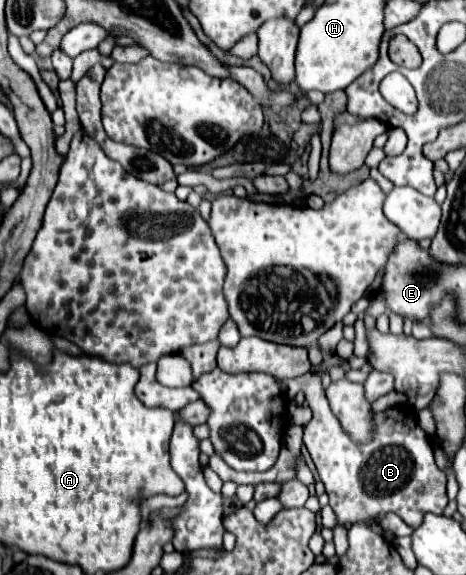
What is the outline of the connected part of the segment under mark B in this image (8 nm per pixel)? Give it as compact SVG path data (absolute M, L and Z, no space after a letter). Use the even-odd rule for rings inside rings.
M308 372L300 378L280 380L280 390L284 390L286 396L304 392L306 402L312 408L312 420L304 426L304 444L316 464L320 480L326 486L330 506L338 520L338 524L332 528L338 558L348 550L344 522L370 520L378 514L396 512L408 526L418 528L426 512L444 512L448 504L446 476L438 470L430 438L418 426L416 412L410 406L392 406L374 414L374 438L370 442L354 442L330 410L322 388L322 378L318 374ZM398 412L404 416L404 420L392 420L392 416Z

